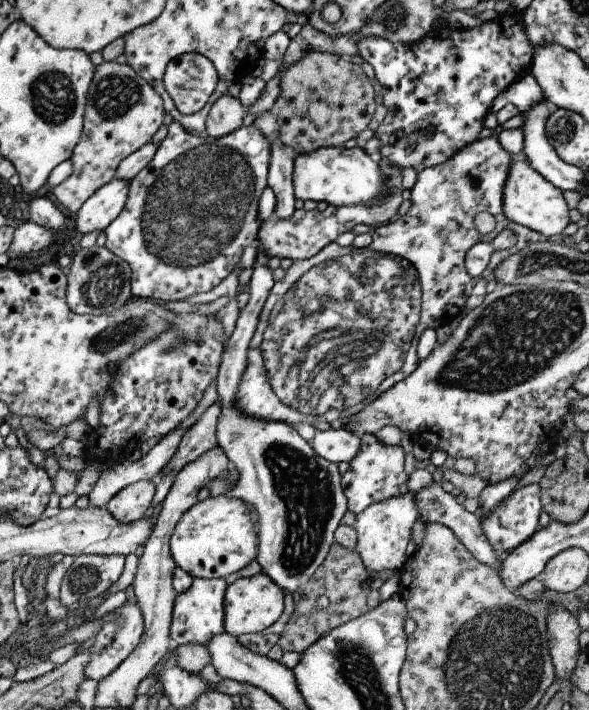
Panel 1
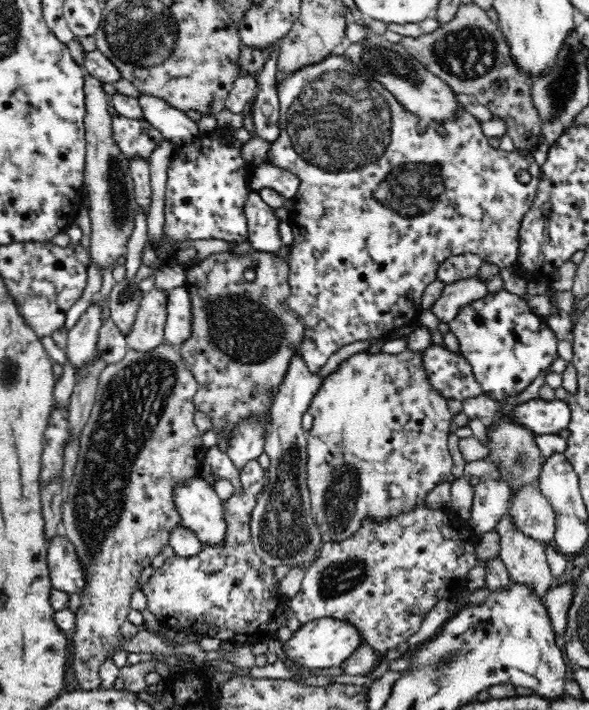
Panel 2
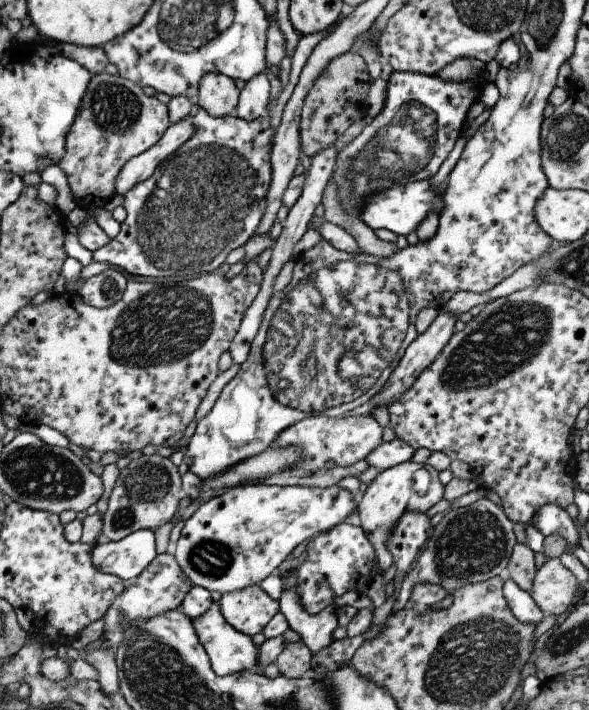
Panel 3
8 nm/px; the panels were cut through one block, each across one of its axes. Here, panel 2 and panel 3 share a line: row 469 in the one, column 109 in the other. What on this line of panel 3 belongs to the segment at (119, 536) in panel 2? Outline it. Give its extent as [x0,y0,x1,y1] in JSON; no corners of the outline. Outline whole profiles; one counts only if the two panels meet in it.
[58,71,170,211]

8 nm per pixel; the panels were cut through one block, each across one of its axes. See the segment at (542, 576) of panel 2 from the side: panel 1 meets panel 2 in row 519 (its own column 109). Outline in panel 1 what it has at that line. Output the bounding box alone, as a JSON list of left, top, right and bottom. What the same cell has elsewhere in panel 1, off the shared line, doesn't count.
[106,480,155,523]

